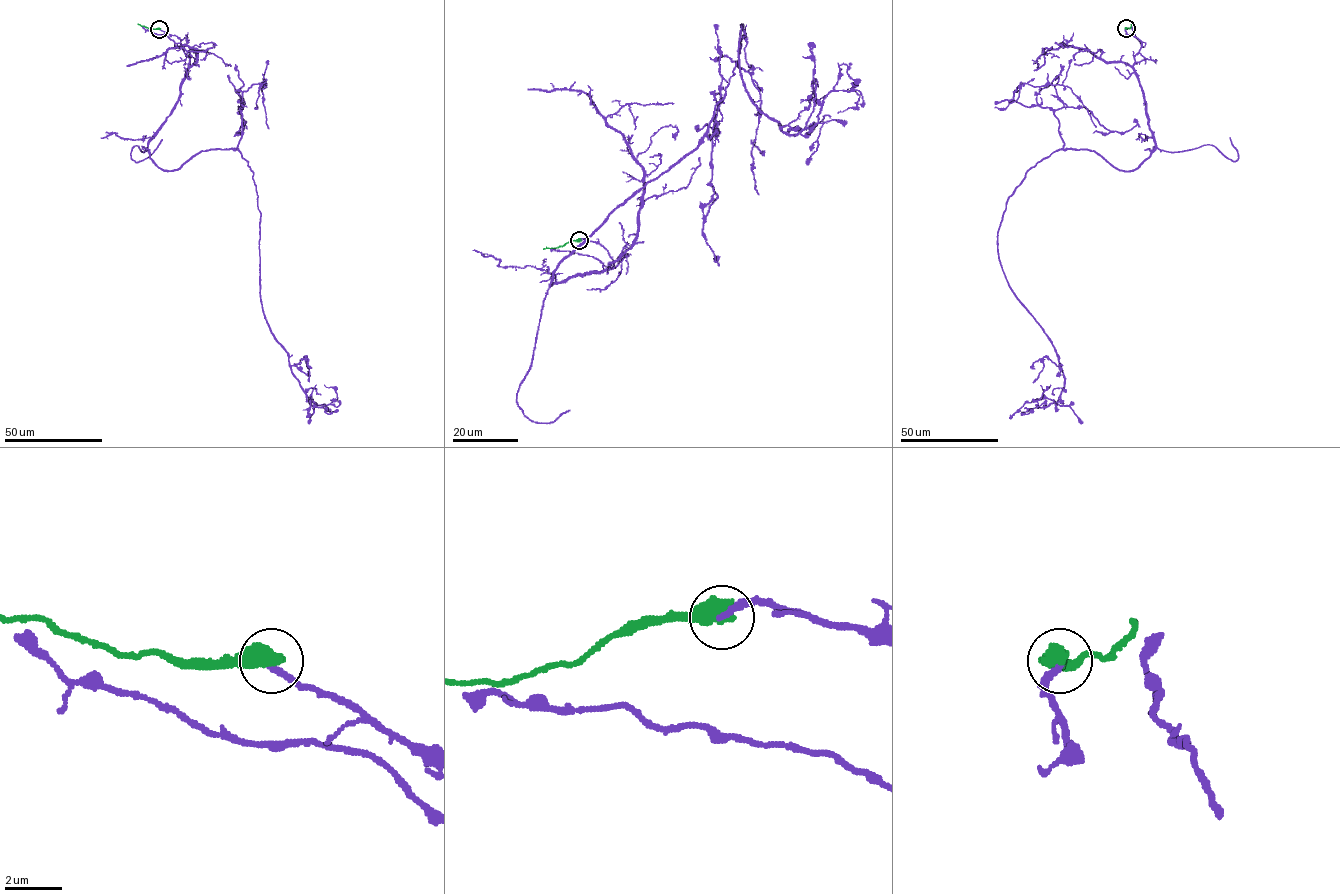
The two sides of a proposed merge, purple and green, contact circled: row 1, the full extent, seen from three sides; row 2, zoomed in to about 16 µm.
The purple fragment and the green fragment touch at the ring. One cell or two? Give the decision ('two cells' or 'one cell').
two cells

